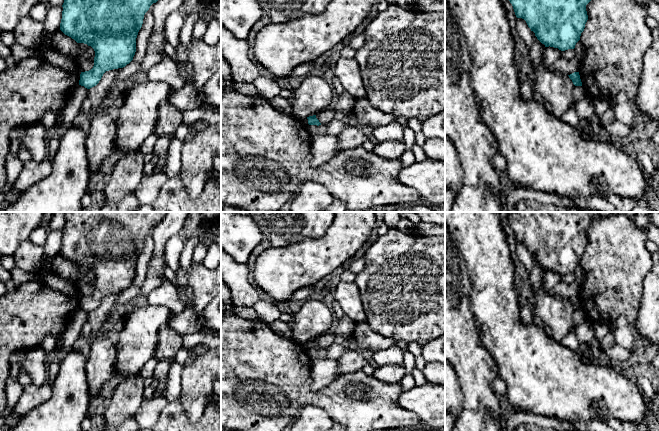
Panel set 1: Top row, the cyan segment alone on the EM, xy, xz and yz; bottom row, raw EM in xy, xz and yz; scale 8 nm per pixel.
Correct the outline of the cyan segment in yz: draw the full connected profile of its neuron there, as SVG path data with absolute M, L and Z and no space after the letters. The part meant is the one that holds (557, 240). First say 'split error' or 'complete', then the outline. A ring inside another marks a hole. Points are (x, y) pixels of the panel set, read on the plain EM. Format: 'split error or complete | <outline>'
complete | M510 212L508 222L517 242L526 245L545 271L574 273L588 244L586 229L602 217L598 212Z

